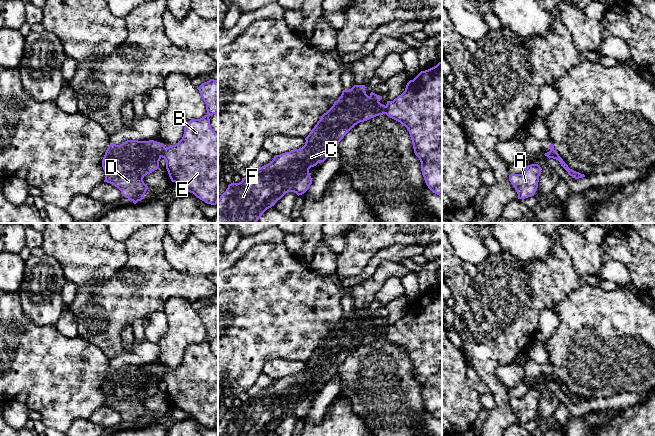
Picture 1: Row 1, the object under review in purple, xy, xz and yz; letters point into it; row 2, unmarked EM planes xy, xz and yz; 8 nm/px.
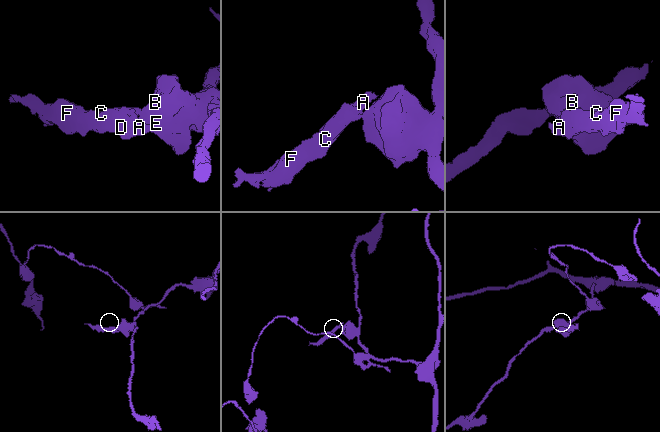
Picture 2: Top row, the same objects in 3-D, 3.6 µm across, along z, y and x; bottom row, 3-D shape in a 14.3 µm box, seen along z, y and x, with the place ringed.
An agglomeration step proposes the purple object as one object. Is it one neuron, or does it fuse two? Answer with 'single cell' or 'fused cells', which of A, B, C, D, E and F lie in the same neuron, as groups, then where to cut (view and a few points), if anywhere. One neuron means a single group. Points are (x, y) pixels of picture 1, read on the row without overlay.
fused cells; groups A C D F / B E; cut xy (165, 372), (160, 380)

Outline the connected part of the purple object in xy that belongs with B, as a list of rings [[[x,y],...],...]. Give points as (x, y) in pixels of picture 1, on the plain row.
[[[210,303],[198,311],[206,328],[207,338],[200,343],[186,347],[182,363],[175,369],[165,372],[162,382],[166,385],[166,393],[172,406],[182,409],[188,416],[207,428],[218,427],[218,357],[211,349],[209,341],[218,338],[218,305]]]

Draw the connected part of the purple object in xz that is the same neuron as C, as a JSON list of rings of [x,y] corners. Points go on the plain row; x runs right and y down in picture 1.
[[[354,309],[349,314],[343,314],[338,324],[321,340],[305,362],[302,372],[275,379],[270,387],[250,396],[241,406],[229,408],[218,423],[218,436],[265,436],[288,416],[294,416],[298,420],[304,418],[312,408],[313,402],[309,398],[311,391],[330,381],[355,349],[385,338],[386,330],[379,326],[381,323],[373,316],[368,320],[365,309]]]

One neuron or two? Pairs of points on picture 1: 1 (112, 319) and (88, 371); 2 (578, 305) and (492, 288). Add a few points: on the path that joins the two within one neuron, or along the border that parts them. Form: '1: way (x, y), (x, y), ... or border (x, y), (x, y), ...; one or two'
1: border (79, 335), (94, 344), (109, 359); two
2: border (580, 287), (573, 290), (549, 309); two

